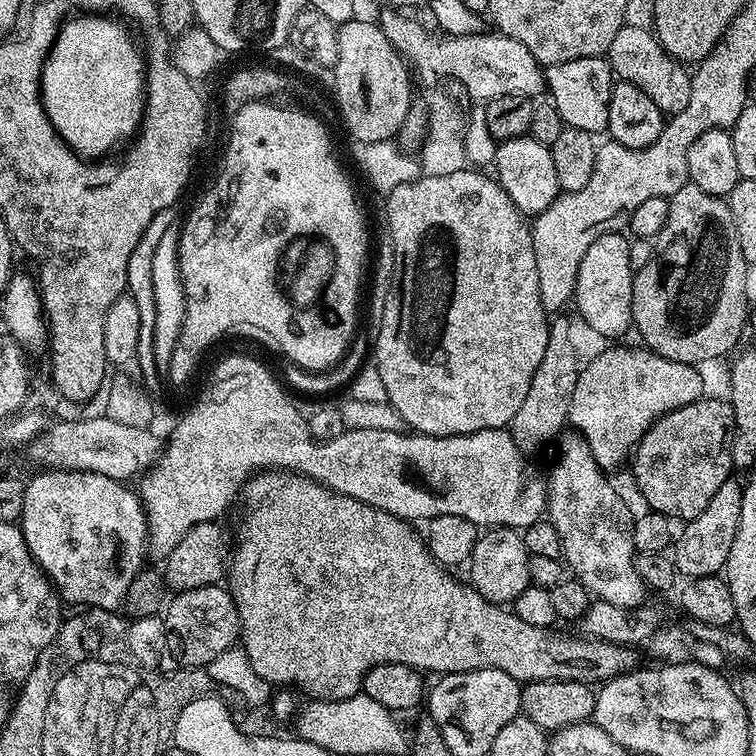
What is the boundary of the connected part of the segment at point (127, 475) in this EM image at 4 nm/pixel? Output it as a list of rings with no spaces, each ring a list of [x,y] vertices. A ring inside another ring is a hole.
[[[97,414],[93,420],[68,420],[51,428],[52,425],[26,448],[26,452],[41,460],[44,466],[59,466],[75,472],[97,472],[106,478],[132,482],[128,480],[143,477],[162,455],[162,440],[152,430],[122,426],[122,422],[114,422],[114,418],[103,414]]]

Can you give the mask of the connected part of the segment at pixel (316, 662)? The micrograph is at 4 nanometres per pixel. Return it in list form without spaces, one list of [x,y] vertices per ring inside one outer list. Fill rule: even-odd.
[[[268,470],[263,474],[257,474],[248,481],[248,504],[252,509],[244,520],[244,537],[240,545],[235,545],[230,556],[230,567],[226,572],[226,584],[236,601],[236,609],[240,615],[239,643],[246,650],[246,658],[250,658],[250,666],[254,666],[262,678],[273,686],[292,686],[297,684],[304,692],[309,692],[312,698],[323,702],[325,700],[345,700],[357,695],[364,683],[364,676],[374,666],[383,664],[401,664],[419,670],[421,673],[436,672],[435,674],[447,674],[449,672],[469,672],[470,670],[482,670],[493,668],[510,674],[521,682],[534,680],[583,680],[585,682],[604,682],[614,676],[633,667],[636,656],[631,647],[623,644],[607,644],[601,640],[589,640],[587,638],[568,638],[559,636],[556,630],[539,628],[538,626],[526,626],[522,618],[518,618],[515,612],[507,607],[490,604],[481,598],[475,588],[467,583],[459,584],[452,576],[447,576],[445,569],[437,564],[428,550],[427,543],[416,537],[416,532],[411,523],[400,520],[394,514],[378,510],[374,506],[366,506],[366,502],[358,502],[349,496],[338,494],[326,486],[322,486],[317,480],[311,480],[308,476],[297,476],[295,472],[283,470]],[[280,528],[280,536],[272,537]]]

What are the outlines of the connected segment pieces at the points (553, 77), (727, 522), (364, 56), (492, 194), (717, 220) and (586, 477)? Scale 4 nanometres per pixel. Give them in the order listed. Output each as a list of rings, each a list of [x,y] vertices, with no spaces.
[[[604,56],[574,58],[570,62],[549,64],[543,69],[544,86],[550,103],[562,114],[562,122],[570,128],[593,134],[607,133],[610,114],[610,94],[614,83],[611,64]]]
[[[729,477],[726,483],[718,488],[714,497],[711,498],[710,503],[701,514],[696,515],[692,520],[687,521],[681,528],[681,534],[677,535],[672,547],[672,561],[675,571],[684,578],[692,579],[694,577],[710,576],[719,573],[725,562],[727,562],[730,554],[730,549],[734,542],[734,535],[737,534],[738,519],[741,517],[741,494],[743,492],[743,485],[735,481],[735,477]]]
[[[351,19],[347,20],[345,24],[339,25],[338,62],[334,69],[334,75],[336,75],[336,100],[340,103],[338,116],[340,120],[344,119],[344,124],[348,127],[349,137],[353,141],[359,137],[363,137],[364,140],[378,140],[381,143],[391,141],[403,128],[408,113],[414,107],[414,101],[412,101],[414,80],[405,59],[387,40],[379,23],[371,24]]]
[[[465,170],[456,173],[443,174],[441,177],[421,175],[419,179],[406,182],[399,185],[390,193],[386,201],[388,207],[388,236],[392,239],[392,255],[390,261],[393,266],[393,280],[390,286],[390,292],[382,296],[384,309],[380,312],[380,329],[374,334],[374,354],[376,350],[376,372],[380,375],[380,384],[384,387],[383,395],[387,403],[392,405],[392,409],[399,414],[405,422],[405,425],[413,433],[426,436],[457,436],[458,434],[470,434],[478,430],[490,430],[491,428],[507,429],[511,425],[514,414],[518,414],[518,406],[522,406],[526,393],[530,390],[530,382],[534,382],[534,370],[542,363],[542,354],[546,354],[546,342],[548,341],[548,329],[550,327],[549,317],[542,306],[542,298],[538,294],[538,266],[534,262],[534,242],[532,241],[532,230],[529,221],[523,212],[519,212],[514,206],[514,202],[506,194],[506,190],[500,185],[499,180],[491,175],[483,176],[480,170]]]
[[[691,182],[684,184],[682,190],[678,190],[668,201],[670,206],[670,218],[666,218],[666,226],[662,226],[658,237],[658,247],[650,262],[646,266],[635,269],[632,277],[632,323],[635,331],[640,331],[640,336],[645,340],[647,347],[658,356],[663,356],[666,360],[691,364],[693,366],[703,365],[703,360],[716,360],[719,356],[724,356],[740,340],[740,335],[745,335],[748,322],[748,272],[749,265],[744,263],[742,246],[738,242],[738,234],[734,226],[734,218],[730,214],[730,206],[723,196],[708,194],[706,190],[699,188],[697,184]]]
[[[565,435],[559,441],[561,457],[553,466],[546,484],[549,523],[558,530],[565,563],[578,570],[577,579],[589,593],[597,599],[634,608],[646,598],[646,585],[635,564],[634,514],[605,477],[605,471],[593,458],[583,437],[571,435]]]

